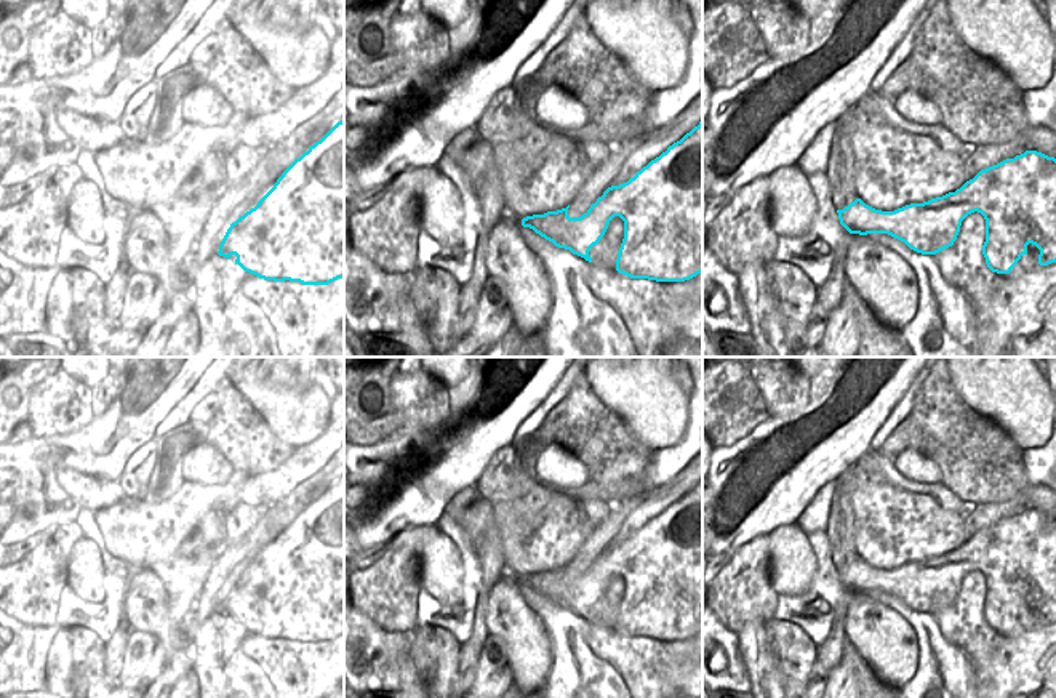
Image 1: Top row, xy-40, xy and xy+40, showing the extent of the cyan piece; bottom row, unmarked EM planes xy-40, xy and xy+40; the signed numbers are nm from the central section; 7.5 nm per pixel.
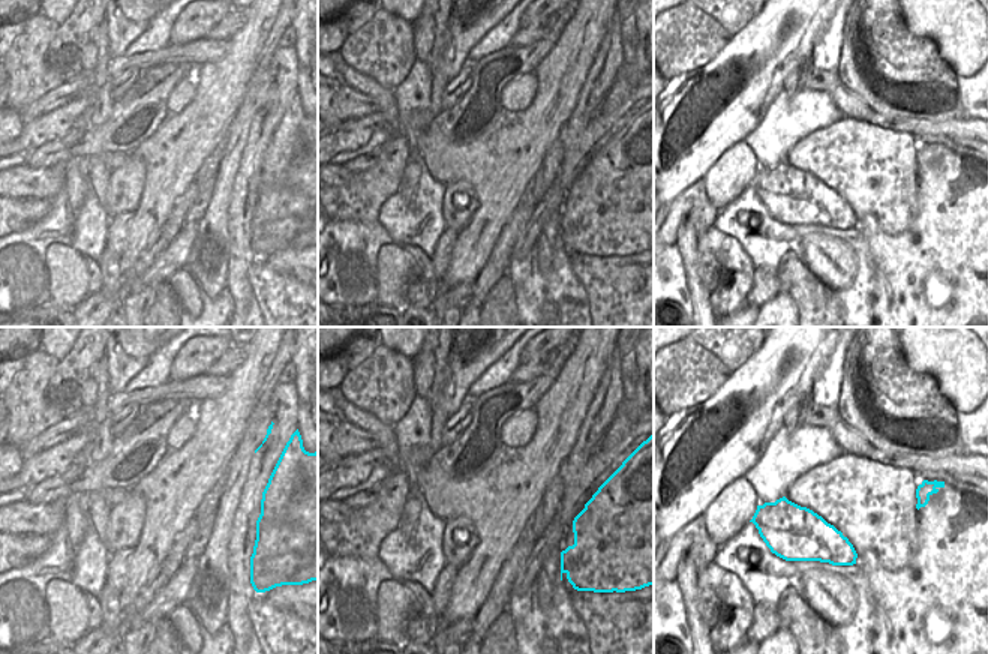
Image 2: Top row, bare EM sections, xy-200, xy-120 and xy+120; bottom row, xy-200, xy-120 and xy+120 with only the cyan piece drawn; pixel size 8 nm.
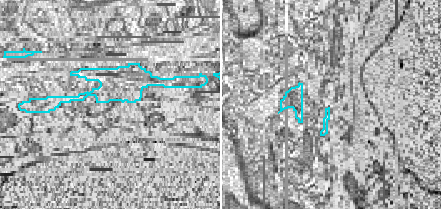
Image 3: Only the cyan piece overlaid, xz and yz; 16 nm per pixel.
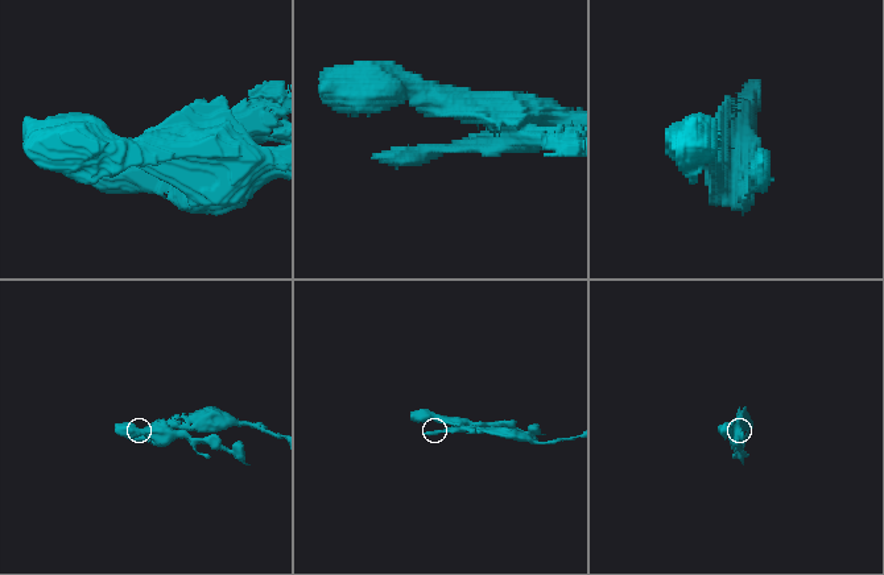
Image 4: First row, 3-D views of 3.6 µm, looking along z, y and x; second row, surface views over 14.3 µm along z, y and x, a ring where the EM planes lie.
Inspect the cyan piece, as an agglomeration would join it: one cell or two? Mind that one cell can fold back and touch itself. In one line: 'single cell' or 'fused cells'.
single cell

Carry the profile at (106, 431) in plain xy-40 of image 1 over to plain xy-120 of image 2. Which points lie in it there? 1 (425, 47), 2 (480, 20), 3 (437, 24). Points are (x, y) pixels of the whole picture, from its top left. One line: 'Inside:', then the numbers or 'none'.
Inside: 2

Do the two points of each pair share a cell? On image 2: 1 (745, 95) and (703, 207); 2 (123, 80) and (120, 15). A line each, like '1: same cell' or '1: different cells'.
1: different cells
2: different cells

